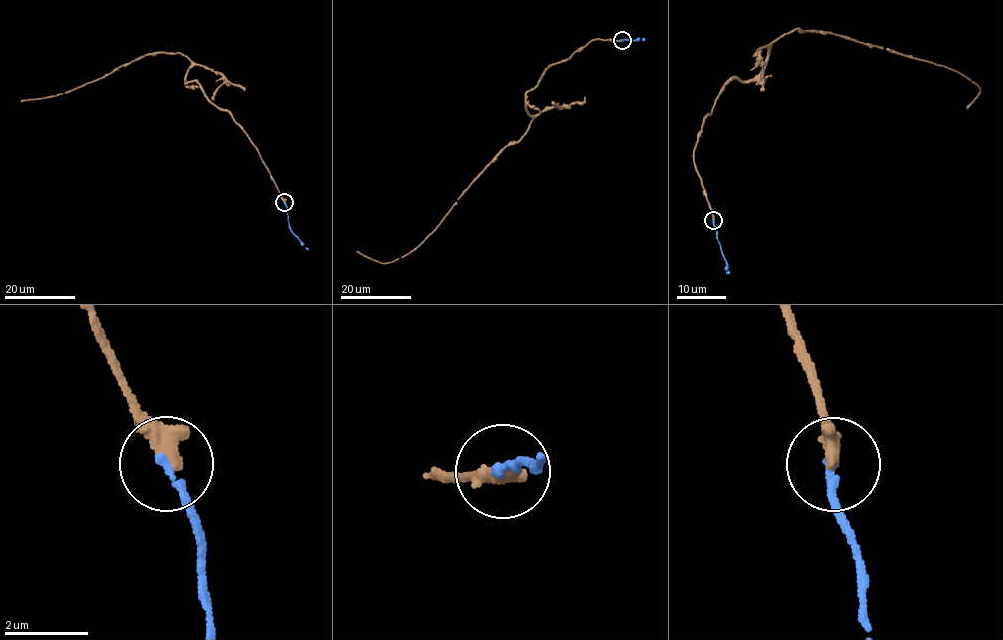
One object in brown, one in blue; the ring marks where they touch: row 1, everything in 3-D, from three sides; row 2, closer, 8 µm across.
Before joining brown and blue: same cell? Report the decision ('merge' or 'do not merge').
merge

